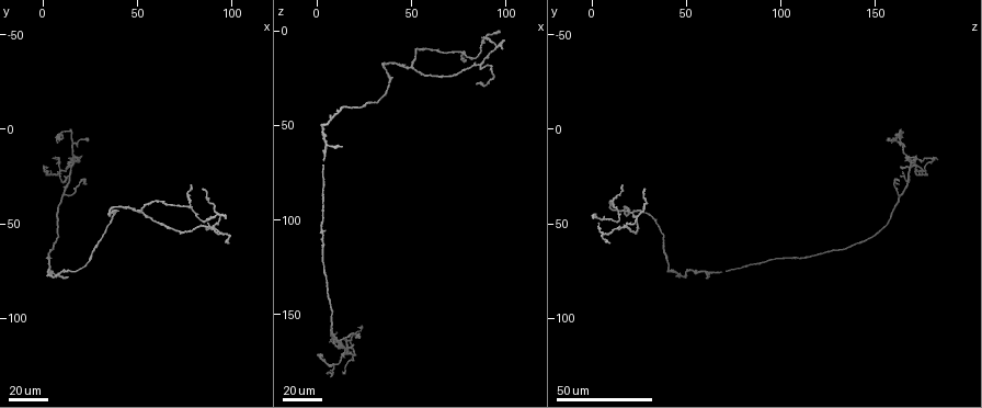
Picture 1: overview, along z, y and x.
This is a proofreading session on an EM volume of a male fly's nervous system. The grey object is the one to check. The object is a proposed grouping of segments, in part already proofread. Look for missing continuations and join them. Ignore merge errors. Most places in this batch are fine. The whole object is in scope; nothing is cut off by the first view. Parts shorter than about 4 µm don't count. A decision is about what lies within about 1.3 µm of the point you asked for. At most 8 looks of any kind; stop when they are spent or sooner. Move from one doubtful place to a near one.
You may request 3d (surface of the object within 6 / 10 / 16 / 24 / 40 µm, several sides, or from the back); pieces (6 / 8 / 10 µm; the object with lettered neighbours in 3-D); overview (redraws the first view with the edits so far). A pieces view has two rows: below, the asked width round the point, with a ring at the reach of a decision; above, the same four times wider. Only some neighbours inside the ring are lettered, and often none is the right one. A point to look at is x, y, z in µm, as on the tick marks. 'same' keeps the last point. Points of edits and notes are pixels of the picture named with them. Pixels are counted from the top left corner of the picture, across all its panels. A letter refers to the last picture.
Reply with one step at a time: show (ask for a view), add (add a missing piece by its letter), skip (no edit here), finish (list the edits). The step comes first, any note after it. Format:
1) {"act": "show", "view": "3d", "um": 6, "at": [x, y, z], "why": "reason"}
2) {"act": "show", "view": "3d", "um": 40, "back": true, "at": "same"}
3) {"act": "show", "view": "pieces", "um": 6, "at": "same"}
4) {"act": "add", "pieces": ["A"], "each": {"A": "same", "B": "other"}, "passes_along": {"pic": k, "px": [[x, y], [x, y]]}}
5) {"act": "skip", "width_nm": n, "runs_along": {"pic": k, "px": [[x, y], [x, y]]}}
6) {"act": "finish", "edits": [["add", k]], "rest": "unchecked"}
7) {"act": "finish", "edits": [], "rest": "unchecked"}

{"act": "show", "view": "3d", "um": 40, "at": [10, 26, 163], "why": "free end"}

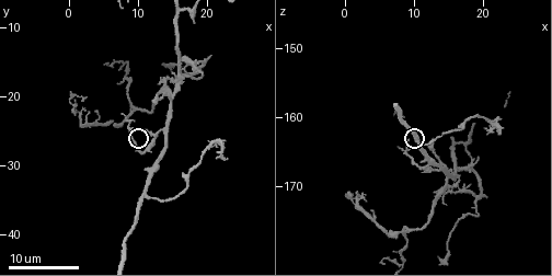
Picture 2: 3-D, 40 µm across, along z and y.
{"act": "show", "view": "pieces", "um": 6, "at": [9.5, 25.0, 163.0]}

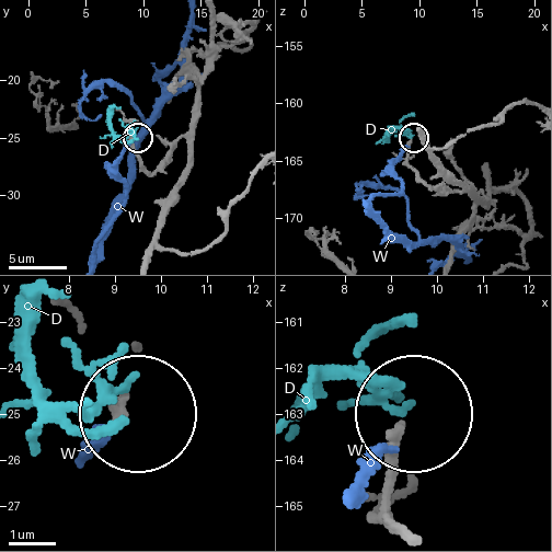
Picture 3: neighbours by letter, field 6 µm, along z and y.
{"act": "skip", "each": {"D": "other", "W": "other"}, "runs_along": {"pic": 3, "px": [[443, 164], [462, 190], [430, 188], [411, 168], [410, 139]]}, "found": "no lettered piece goes on from it"}

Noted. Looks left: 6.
{"act": "show", "view": "3d", "um": 24, "at": [4, 69, 105], "why": "thin end"}

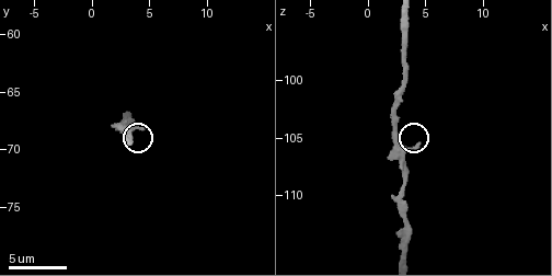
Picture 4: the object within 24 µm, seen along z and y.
{"act": "show", "view": "pieces", "um": 10, "at": [4.4, 68.4, 105.4]}

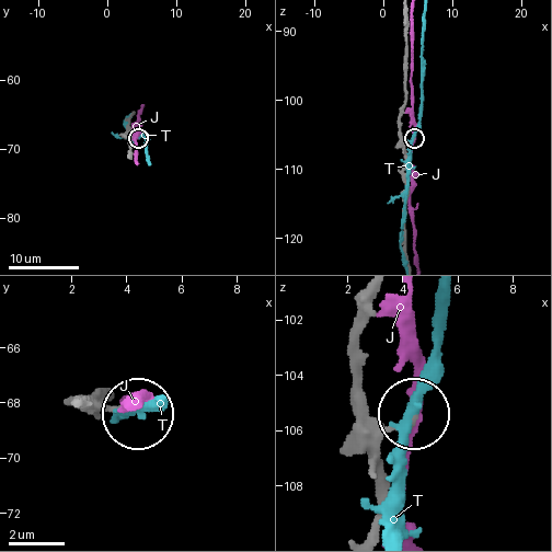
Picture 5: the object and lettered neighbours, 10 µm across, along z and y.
{"act": "skip", "width_nm": 190, "each": {"J": "other", "T": "other"}, "runs_along": {"pic": 5, "px": [[375, 296], [356, 345], [356, 388], [391, 427], [410, 417]]}, "found": "no lettered piece goes on from it"}

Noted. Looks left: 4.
{"act": "show", "view": "3d", "um": 40, "at": [14, 78, 62], "why": "an open end"}

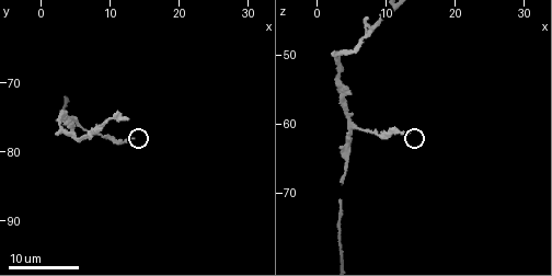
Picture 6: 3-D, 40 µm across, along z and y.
{"act": "show", "view": "pieces", "um": 10, "at": [13.5, 78.0, 61.0]}

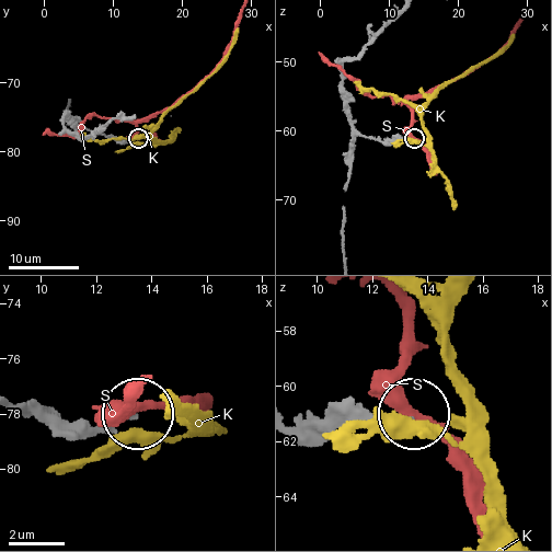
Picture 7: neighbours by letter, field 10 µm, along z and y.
{"act": "skip", "width_nm": 210, "each": {"K": "other", "S": "other"}, "found": "no lettered piece goes on from it"}

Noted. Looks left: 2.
{"act": "show", "view": "3d", "um": 40, "at": [97, 46, 1]}

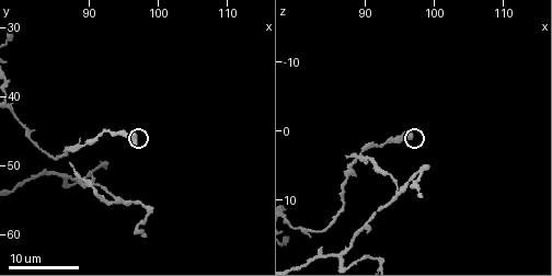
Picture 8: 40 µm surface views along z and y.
{"act": "show", "view": "pieces", "um": 6, "at": [96.5, 47.0, 0.5]}

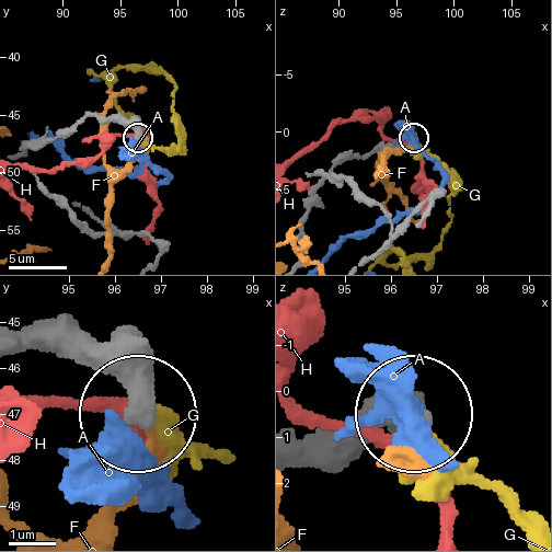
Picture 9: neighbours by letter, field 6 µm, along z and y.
{"act": "skip", "each": {"A": "other", "F": "other", "G": "other", "H": "other"}, "runs_along": {"pic": 9, "px": [[20, 330], [79, 342], [134, 409]]}, "found": "no lettered piece goes on from it"}

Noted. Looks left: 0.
{"act": "finish", "edits": [], "rest": "unchecked"}

